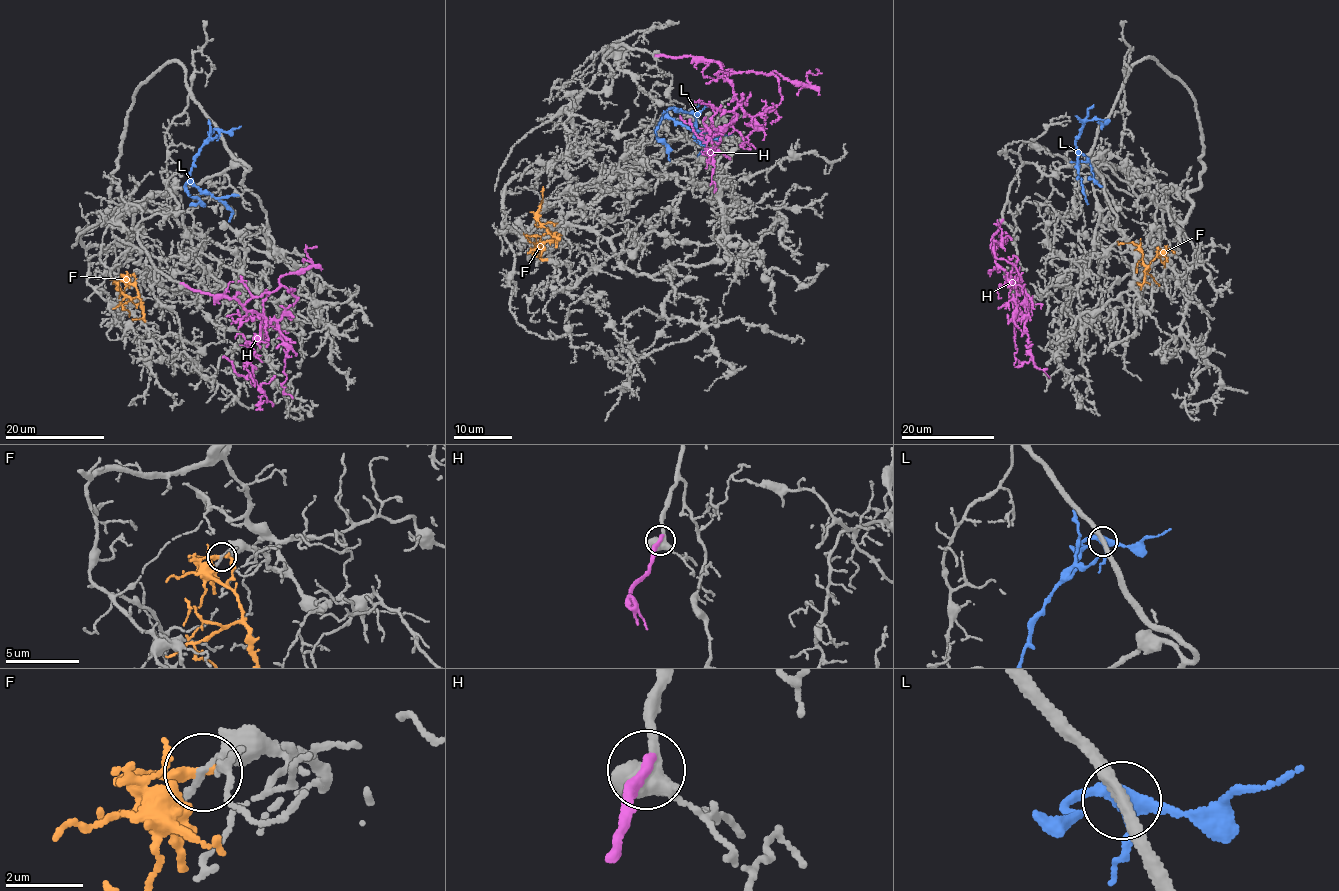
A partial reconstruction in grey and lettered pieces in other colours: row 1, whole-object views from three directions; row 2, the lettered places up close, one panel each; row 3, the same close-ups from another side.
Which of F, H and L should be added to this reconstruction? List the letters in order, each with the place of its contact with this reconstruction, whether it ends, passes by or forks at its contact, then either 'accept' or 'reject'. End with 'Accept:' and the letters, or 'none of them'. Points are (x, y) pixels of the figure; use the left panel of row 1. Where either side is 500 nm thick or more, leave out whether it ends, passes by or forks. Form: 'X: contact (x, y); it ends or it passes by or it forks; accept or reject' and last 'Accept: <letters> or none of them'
F: contact (131, 275); it ends; reject
H: contact (182, 284); accept
L: contact (218, 130); it forks; reject
Accept: H

